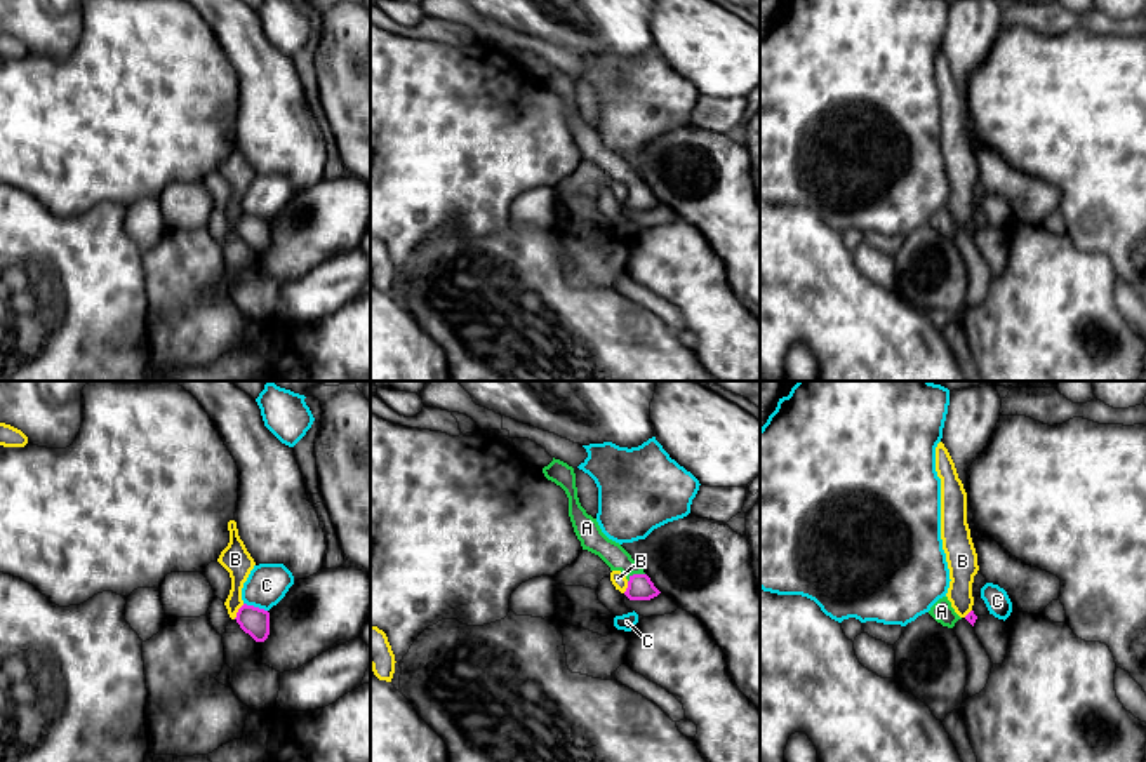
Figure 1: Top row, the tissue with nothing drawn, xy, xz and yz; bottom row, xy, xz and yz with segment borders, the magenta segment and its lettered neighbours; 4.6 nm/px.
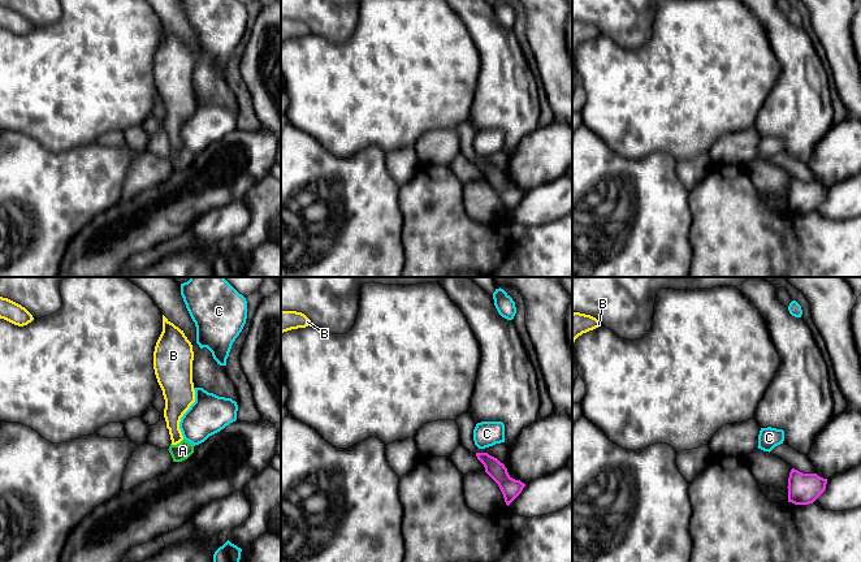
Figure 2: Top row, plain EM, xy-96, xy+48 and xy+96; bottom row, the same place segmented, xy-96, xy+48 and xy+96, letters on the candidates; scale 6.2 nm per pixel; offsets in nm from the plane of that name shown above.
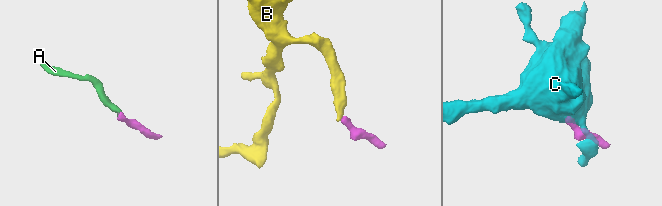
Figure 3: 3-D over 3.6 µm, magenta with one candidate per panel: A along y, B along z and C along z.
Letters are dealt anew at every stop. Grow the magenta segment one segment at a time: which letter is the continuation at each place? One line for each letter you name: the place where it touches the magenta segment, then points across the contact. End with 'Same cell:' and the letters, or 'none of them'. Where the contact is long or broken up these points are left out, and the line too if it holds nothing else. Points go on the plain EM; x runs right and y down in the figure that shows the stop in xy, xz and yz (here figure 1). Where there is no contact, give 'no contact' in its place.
A: contact xz (635, 185); way xz (640, 197), (635, 185), (593, 150)
Same cell: A

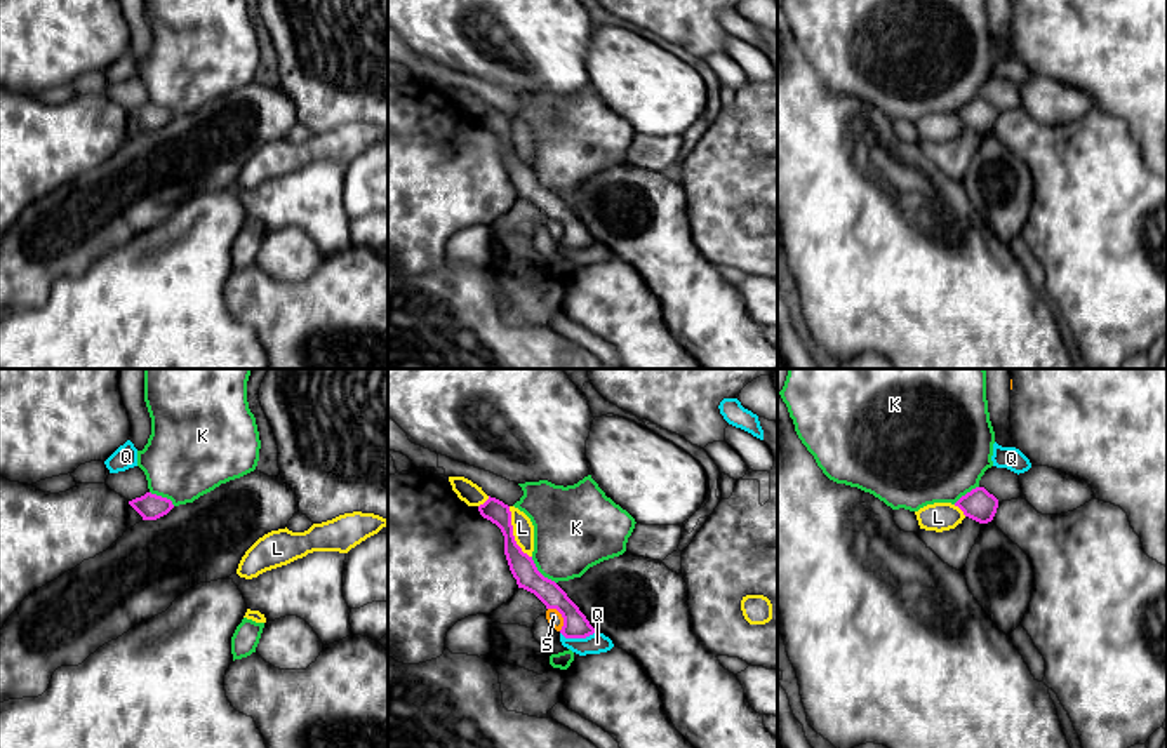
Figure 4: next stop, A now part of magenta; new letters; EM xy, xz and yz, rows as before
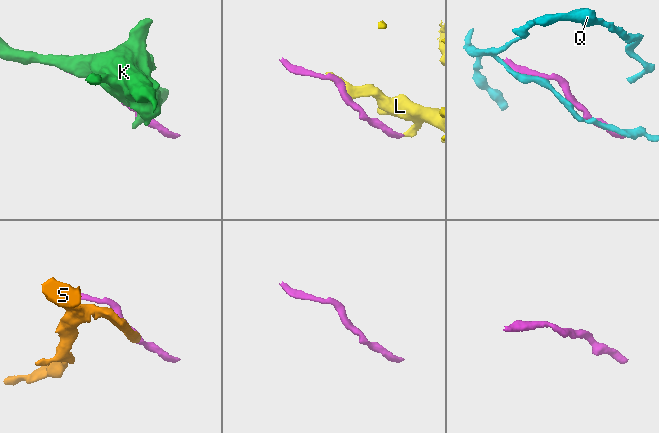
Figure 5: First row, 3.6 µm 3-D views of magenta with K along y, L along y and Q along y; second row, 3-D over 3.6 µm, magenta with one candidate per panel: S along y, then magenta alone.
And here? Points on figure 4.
Same cell: none of them

